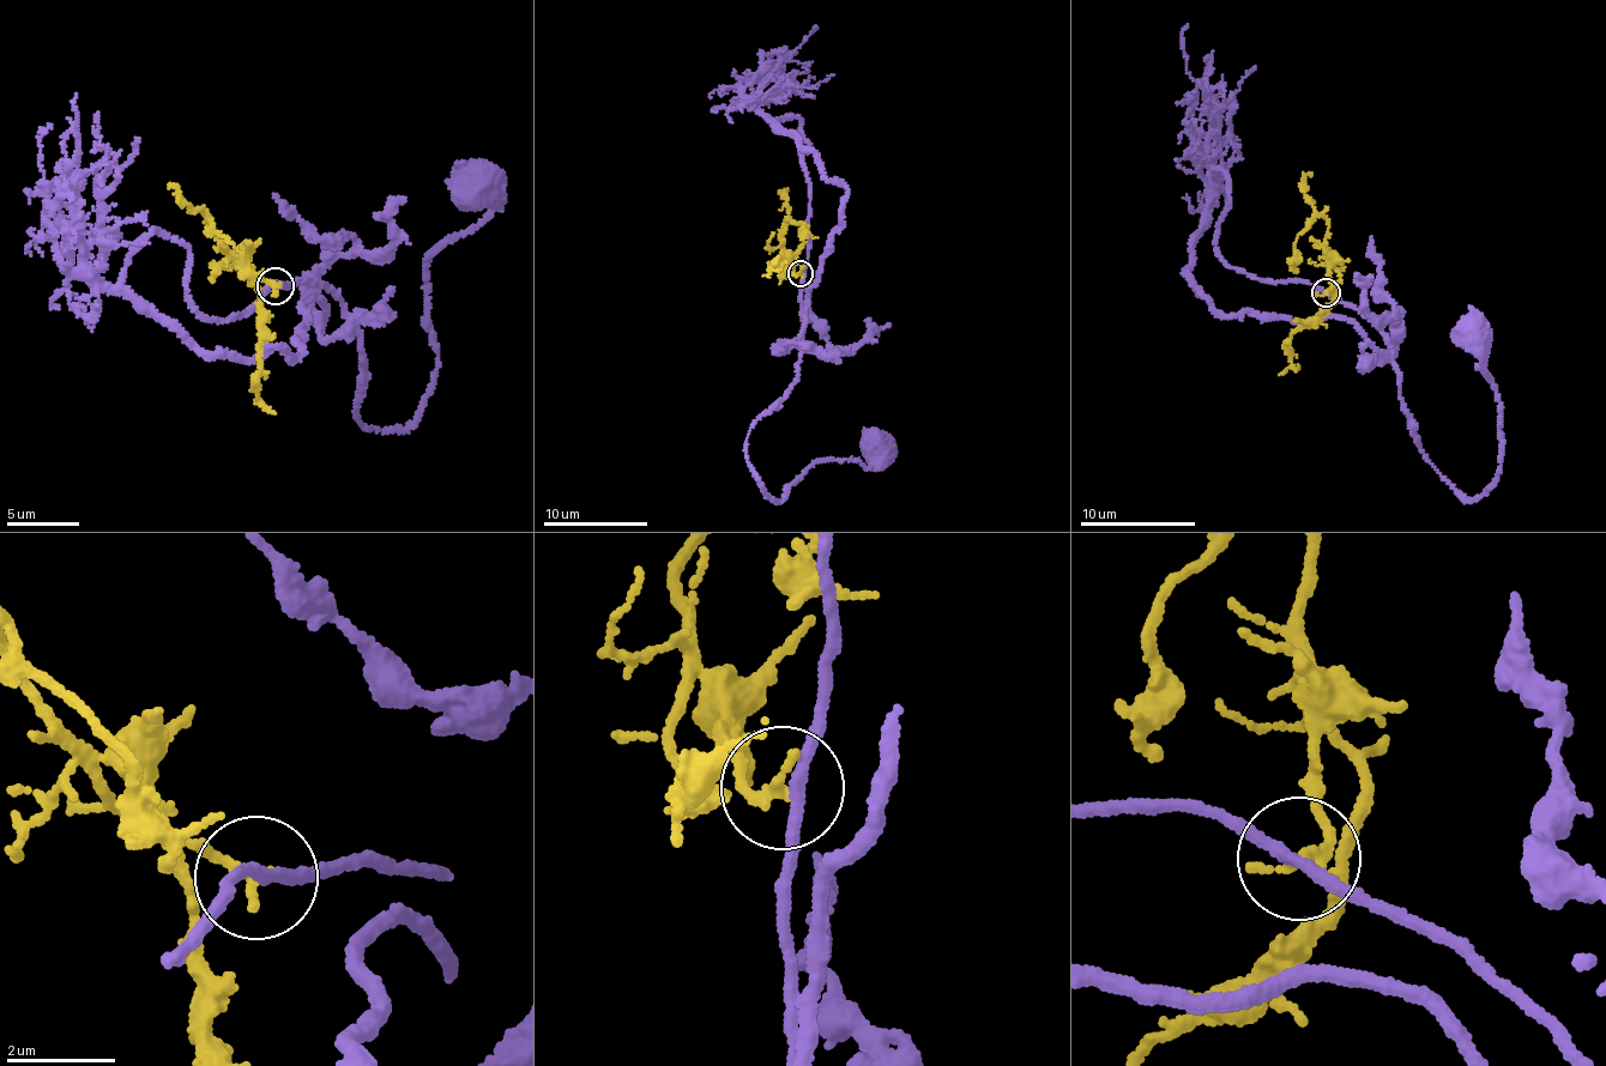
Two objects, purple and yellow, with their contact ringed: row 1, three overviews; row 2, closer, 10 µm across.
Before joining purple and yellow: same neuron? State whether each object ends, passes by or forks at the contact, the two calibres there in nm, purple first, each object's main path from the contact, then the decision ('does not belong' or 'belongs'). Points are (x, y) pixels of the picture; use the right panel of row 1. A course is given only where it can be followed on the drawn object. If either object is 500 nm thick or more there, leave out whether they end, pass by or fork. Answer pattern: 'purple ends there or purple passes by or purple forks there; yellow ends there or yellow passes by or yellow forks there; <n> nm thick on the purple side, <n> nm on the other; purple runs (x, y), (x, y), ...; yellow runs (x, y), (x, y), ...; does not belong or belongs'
purple passes by; yellow ends there; 220 nm thick on the purple side, 240 nm on the other; purple runs (1326, 294), (1363, 309), (1390, 350), (1408, 429), (1467, 498), (1501, 465), (1474, 333); yellow runs (1327, 292), (1333, 288), (1330, 265), (1339, 279), (1336, 295), (1288, 340), (1288, 361), (1279, 375); does not belong

